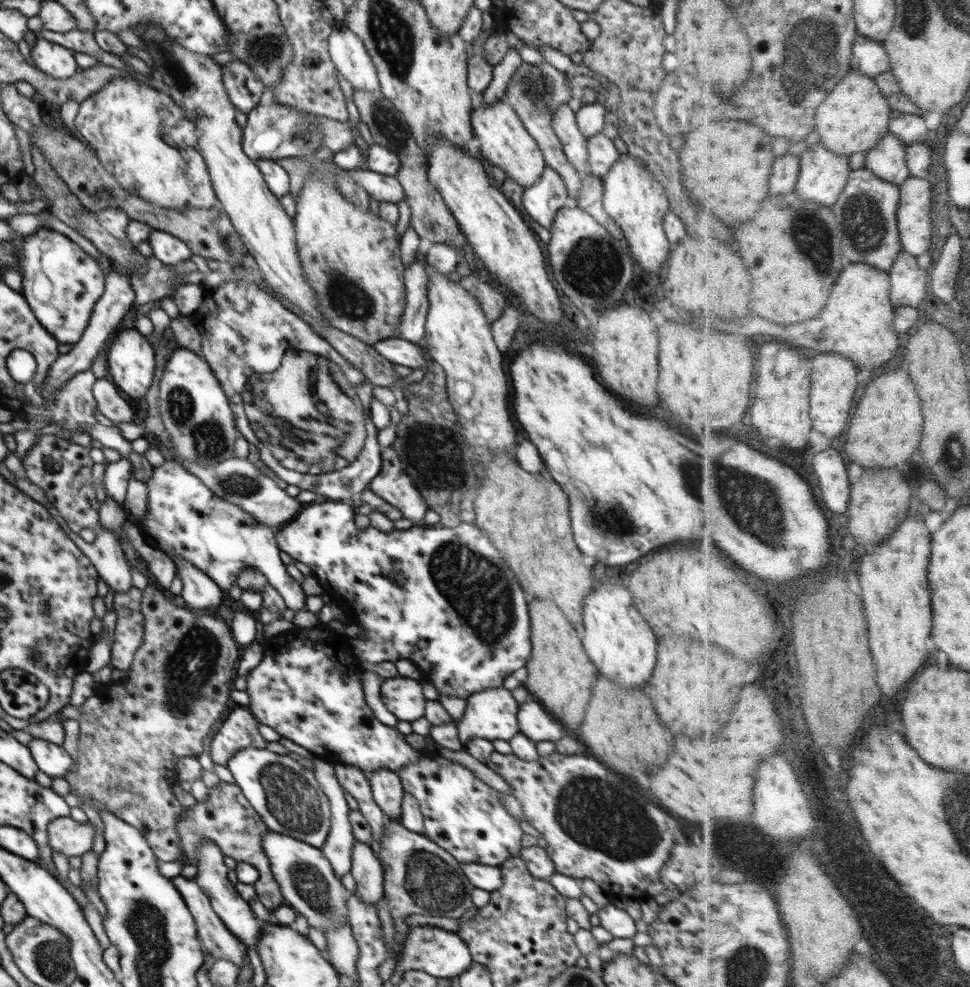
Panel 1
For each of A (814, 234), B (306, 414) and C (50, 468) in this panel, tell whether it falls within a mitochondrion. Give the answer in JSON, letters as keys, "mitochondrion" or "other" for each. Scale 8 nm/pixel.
{"A":"mitochondrion","B":"mitochondrion","C":"other"}

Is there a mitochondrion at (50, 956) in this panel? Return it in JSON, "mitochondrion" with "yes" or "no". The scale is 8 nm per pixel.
{"mitochondrion":"yes"}

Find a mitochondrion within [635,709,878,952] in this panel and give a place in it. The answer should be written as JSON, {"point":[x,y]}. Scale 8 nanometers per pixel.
{"point":[724,830]}

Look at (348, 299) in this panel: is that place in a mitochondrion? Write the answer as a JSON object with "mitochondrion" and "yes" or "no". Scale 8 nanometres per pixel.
{"mitochondrion":"yes"}

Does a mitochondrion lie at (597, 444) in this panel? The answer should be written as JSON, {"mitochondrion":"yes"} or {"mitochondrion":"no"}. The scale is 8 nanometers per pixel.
{"mitochondrion":"no"}

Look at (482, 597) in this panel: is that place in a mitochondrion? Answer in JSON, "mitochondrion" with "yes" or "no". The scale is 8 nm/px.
{"mitochondrion":"yes"}

